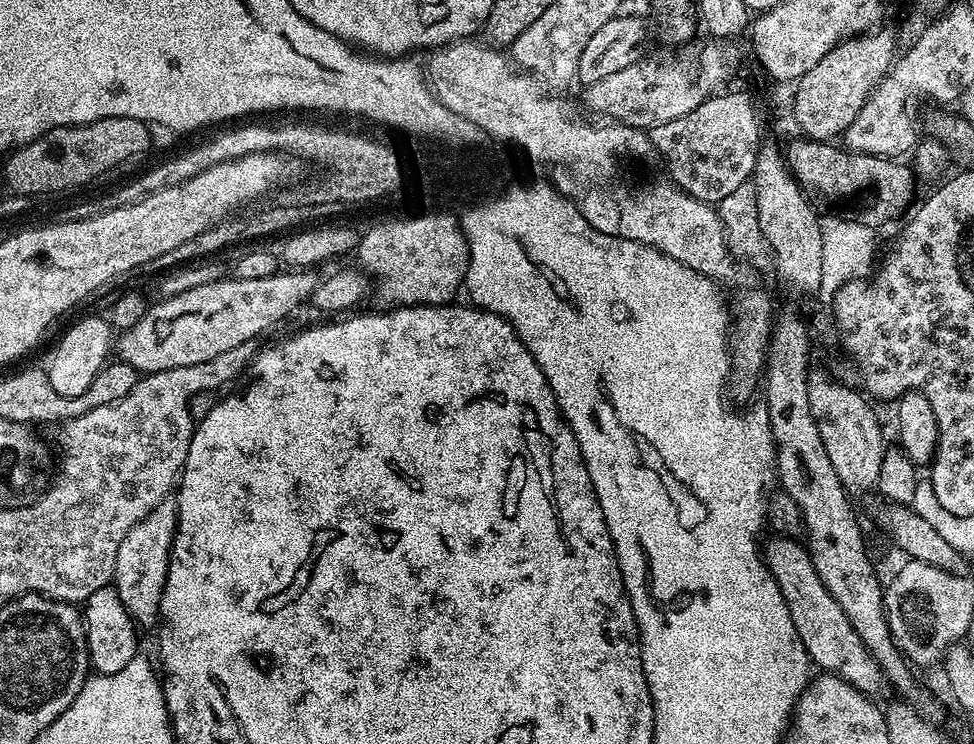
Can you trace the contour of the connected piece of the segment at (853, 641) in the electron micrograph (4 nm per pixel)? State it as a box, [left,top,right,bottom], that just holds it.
[762,535,886,698]

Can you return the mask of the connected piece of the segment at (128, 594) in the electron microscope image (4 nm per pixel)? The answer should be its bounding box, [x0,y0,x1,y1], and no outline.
[112,498,176,626]

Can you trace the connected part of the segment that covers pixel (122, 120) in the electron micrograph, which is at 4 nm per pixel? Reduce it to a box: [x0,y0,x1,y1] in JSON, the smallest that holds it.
[3,116,152,198]

